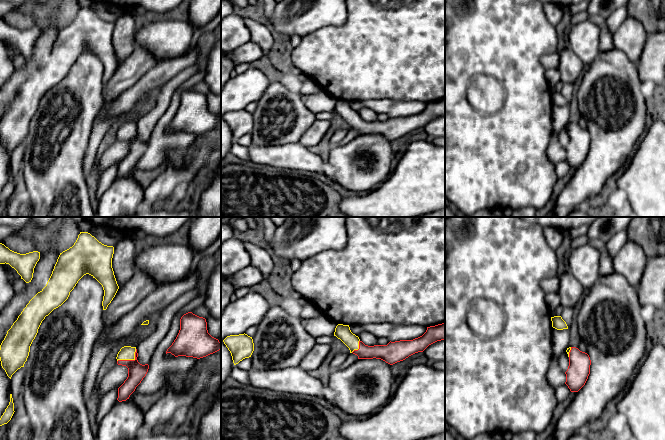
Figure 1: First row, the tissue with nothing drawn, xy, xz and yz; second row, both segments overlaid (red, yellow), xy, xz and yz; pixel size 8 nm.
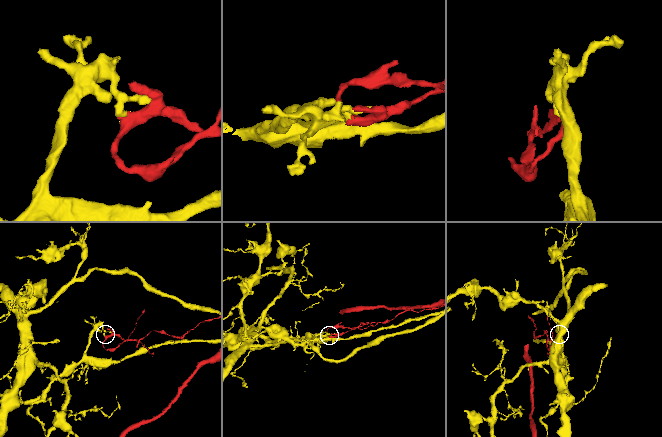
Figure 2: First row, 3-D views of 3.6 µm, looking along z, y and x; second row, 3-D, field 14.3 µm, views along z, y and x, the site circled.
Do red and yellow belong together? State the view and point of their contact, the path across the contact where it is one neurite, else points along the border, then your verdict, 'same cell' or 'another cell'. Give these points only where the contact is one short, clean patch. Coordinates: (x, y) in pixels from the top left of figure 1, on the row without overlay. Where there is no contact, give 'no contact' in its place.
contact xy (130, 136); another cell

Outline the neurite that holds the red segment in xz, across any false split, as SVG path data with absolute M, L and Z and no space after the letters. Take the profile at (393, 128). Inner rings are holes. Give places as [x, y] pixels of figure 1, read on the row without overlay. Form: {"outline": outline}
{"outline": "M445 99L427 103L422 112L413 116L390 117L387 121L374 122L359 117L359 125L352 129L357 131L358 135L376 134L393 141L415 129L423 128L429 121L441 116L445 116Z"}

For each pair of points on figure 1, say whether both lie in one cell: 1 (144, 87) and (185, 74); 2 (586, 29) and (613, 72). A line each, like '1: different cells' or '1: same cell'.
1: different cells
2: different cells

